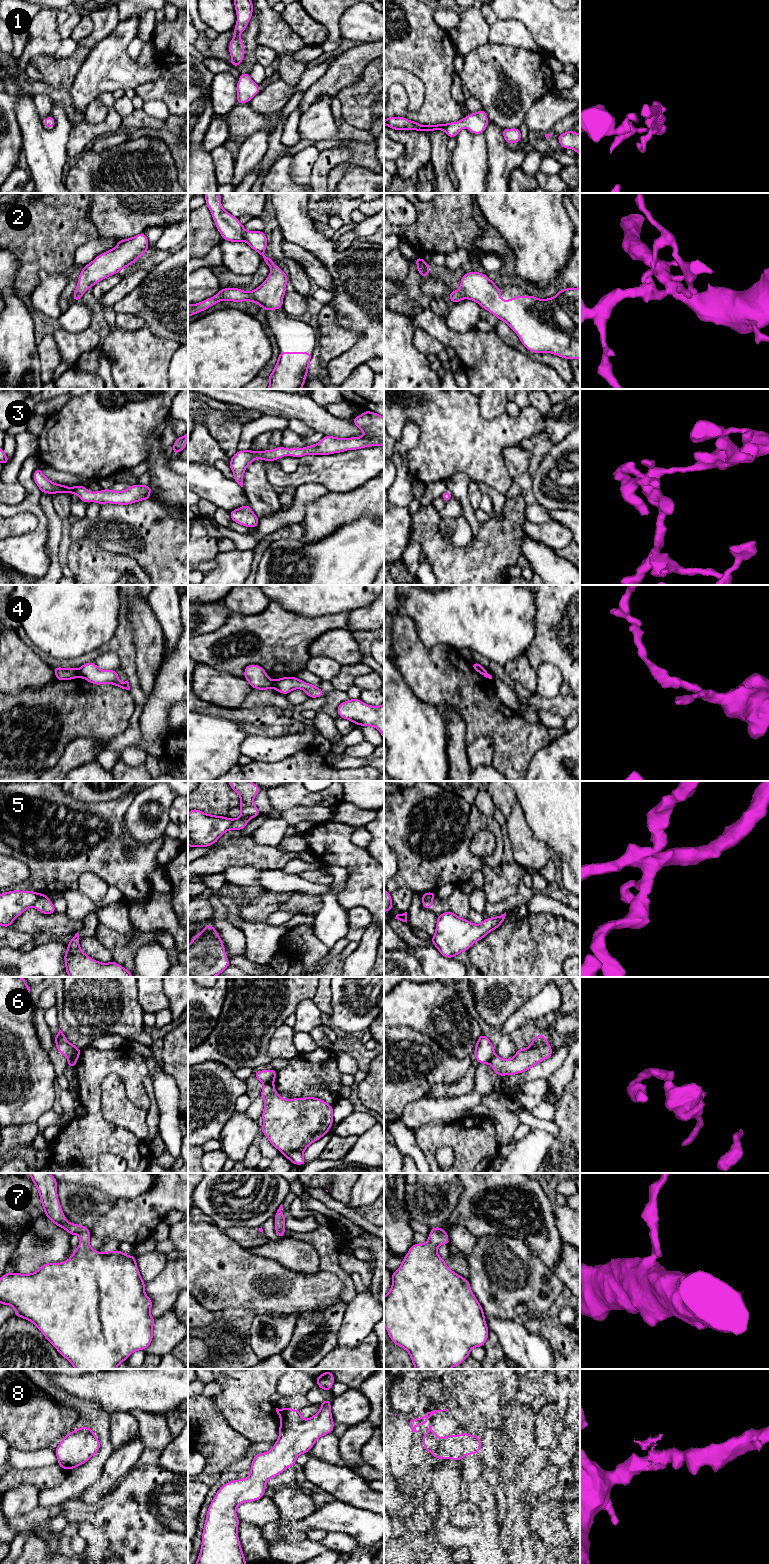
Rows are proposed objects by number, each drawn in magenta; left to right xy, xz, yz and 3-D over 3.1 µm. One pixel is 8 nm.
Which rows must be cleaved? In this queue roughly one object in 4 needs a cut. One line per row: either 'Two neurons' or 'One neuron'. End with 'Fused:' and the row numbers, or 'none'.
1: One neuron
2: One neuron
3: One neuron
4: Two neurons
5: Two neurons
6: Two neurons
7: One neuron
8: One neuron
Fused: 4, 5, 6

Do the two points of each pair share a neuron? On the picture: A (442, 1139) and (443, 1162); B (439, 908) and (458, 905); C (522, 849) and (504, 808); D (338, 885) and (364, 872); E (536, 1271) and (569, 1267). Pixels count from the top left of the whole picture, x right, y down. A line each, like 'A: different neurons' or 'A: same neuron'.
A: different neurons
B: same neuron
C: different neurons
D: different neurons
E: different neurons

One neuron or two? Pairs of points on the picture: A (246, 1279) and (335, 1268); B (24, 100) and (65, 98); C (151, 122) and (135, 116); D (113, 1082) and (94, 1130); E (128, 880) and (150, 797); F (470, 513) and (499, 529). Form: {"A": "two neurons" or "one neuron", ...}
{"A": "two neurons", "B": "two neurons", "C": "one neuron", "D": "two neurons", "E": "two neurons", "F": "two neurons"}

